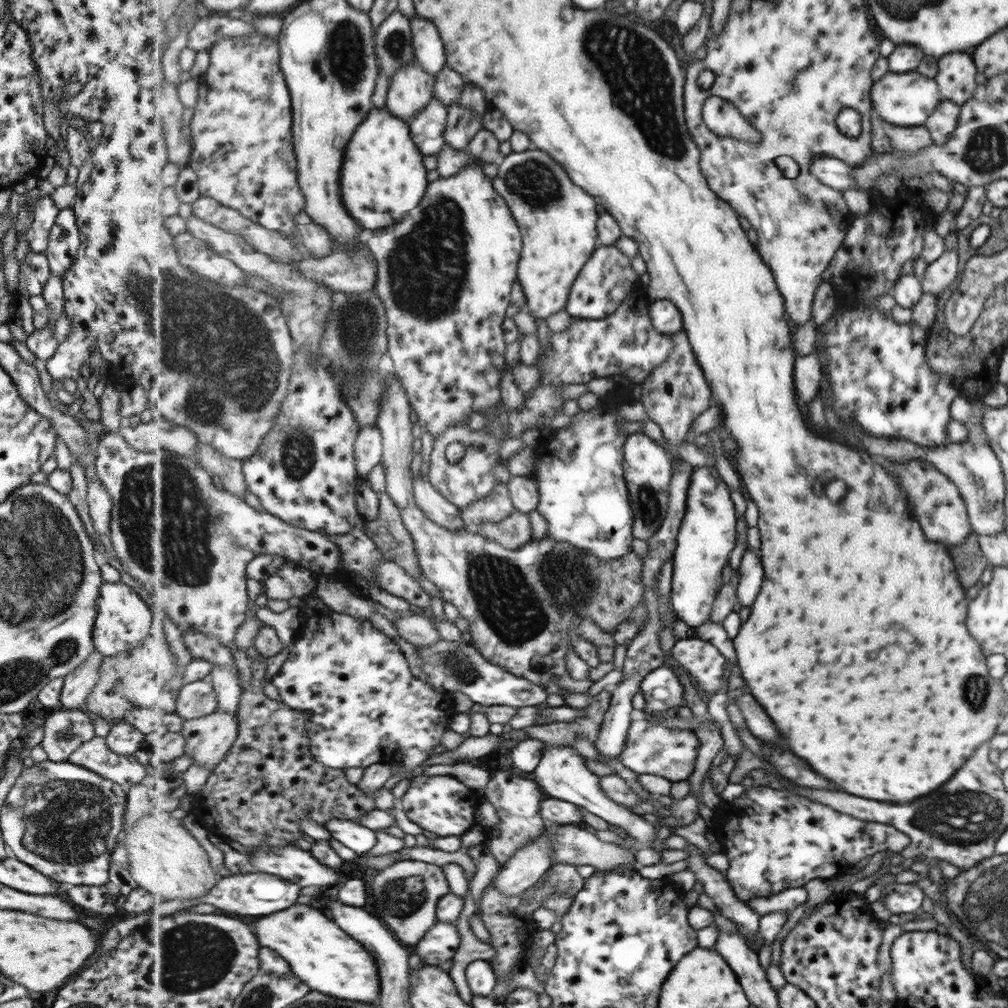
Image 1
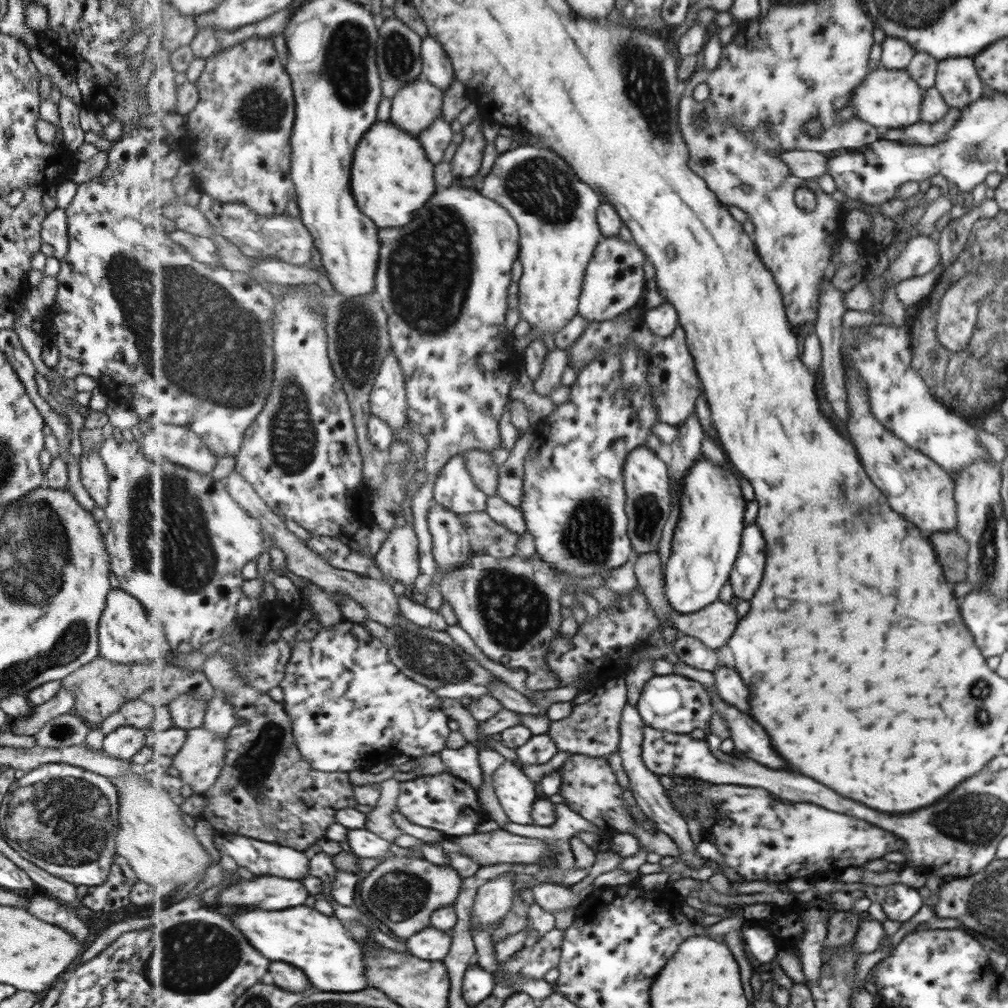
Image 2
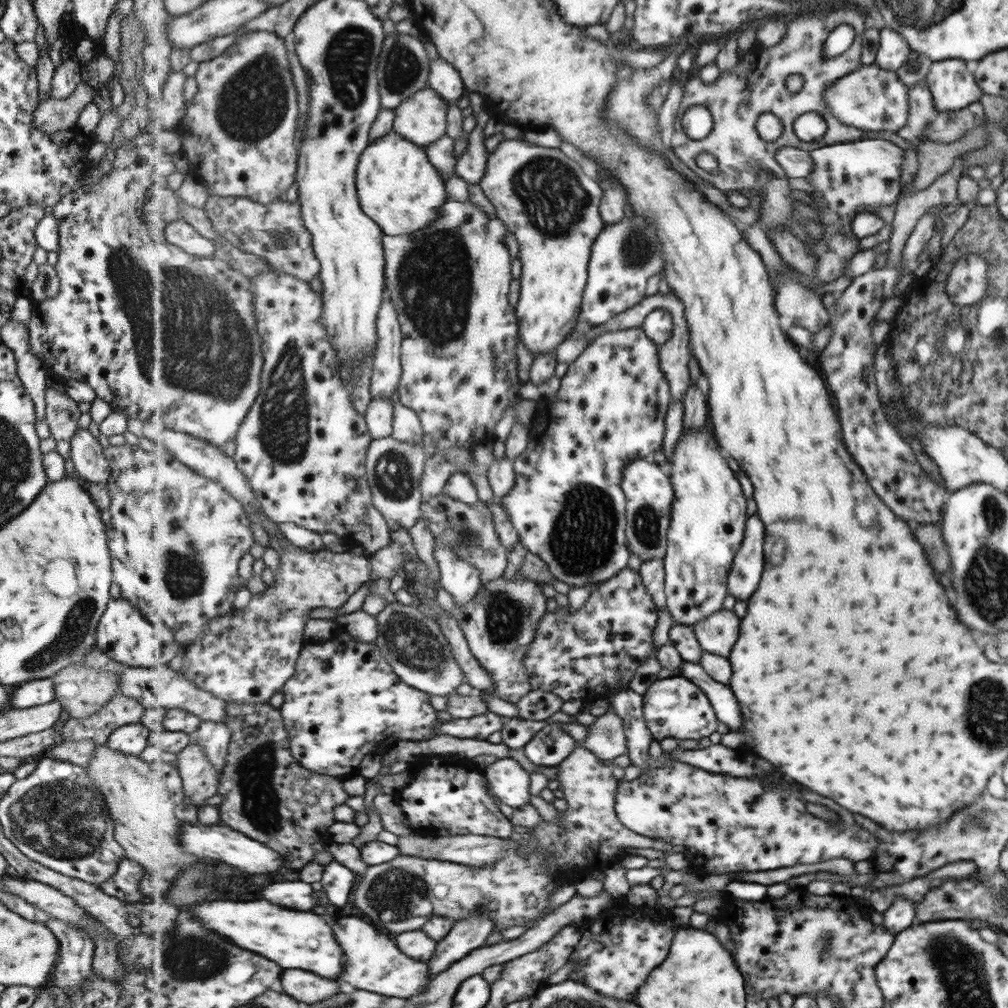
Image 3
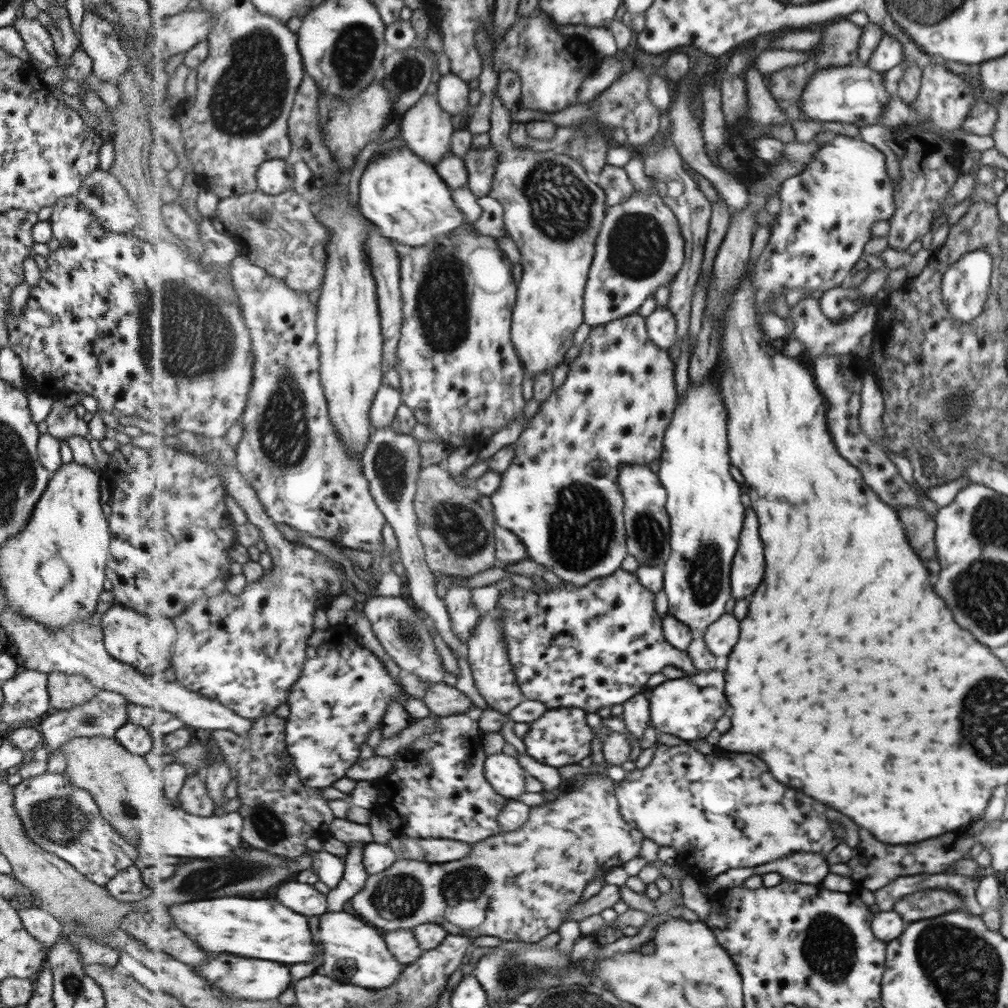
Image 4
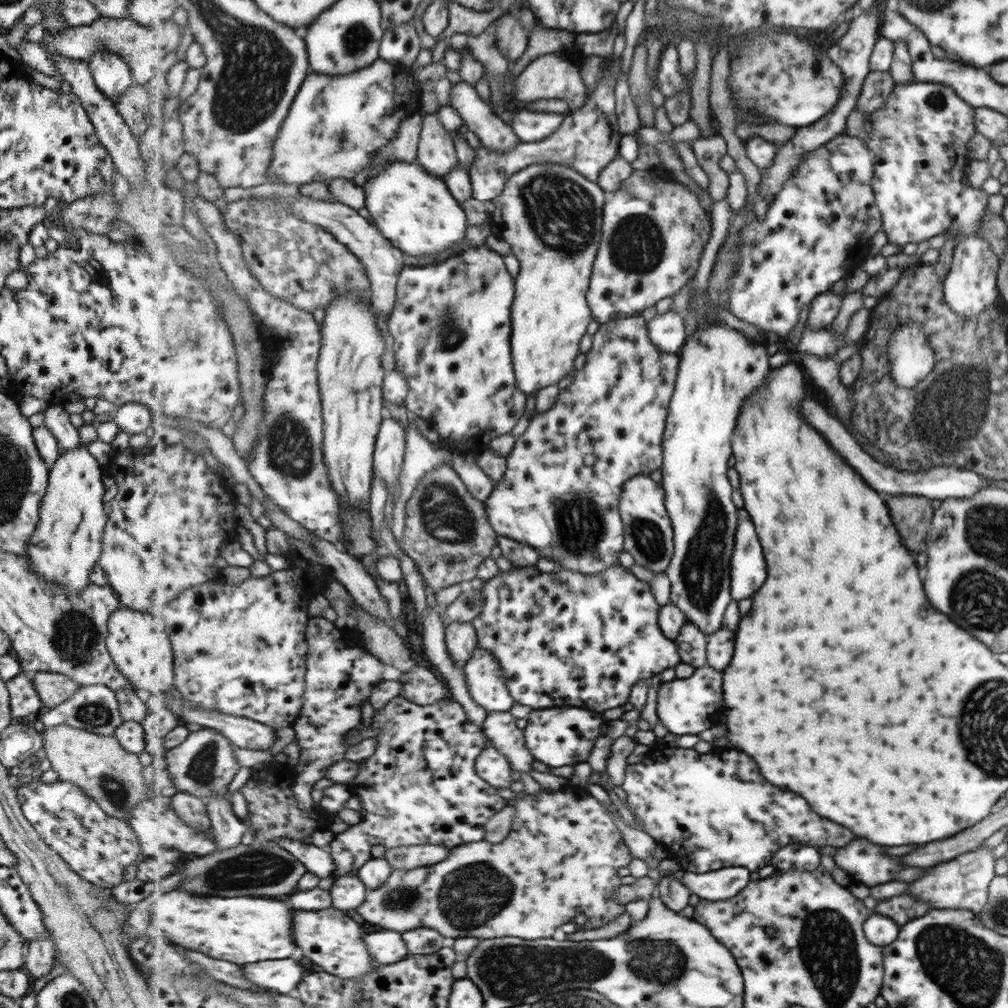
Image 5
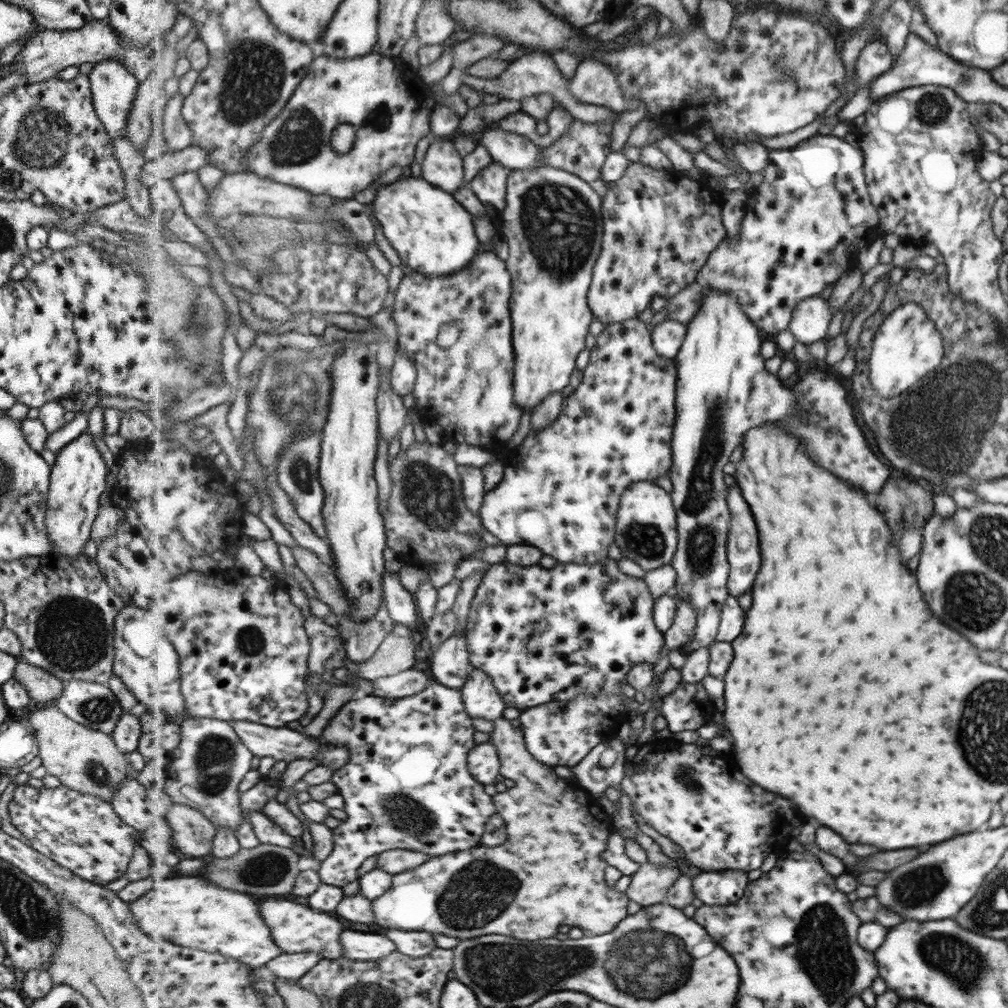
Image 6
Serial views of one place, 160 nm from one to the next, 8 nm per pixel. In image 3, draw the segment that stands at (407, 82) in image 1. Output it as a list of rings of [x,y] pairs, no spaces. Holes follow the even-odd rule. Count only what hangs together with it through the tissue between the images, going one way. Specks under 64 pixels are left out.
[[[430,86],[396,108],[394,131],[425,149],[448,134],[448,102]]]

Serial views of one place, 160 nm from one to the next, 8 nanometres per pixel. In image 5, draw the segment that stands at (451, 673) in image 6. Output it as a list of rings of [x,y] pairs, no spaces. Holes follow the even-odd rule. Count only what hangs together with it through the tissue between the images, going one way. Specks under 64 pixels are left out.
[[[456,620],[446,628],[446,645],[457,668],[464,668],[472,660],[480,644],[478,637],[477,628],[473,627],[472,622]]]

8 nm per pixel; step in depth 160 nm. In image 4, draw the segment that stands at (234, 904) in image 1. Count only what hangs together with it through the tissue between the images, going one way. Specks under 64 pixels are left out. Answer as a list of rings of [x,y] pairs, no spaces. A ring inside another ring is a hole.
[[[287,882],[277,888],[277,900],[285,902],[285,906],[297,910],[305,916],[319,916],[327,912],[327,896],[321,894],[315,886],[302,882]]]

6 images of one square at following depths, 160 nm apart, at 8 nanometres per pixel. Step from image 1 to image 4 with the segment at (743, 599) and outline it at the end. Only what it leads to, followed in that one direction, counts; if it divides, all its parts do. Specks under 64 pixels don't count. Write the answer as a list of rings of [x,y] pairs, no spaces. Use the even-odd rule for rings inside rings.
[[[752,507],[746,510],[745,528],[733,563],[733,596],[741,600],[751,596],[765,578],[763,540],[759,536],[759,522]]]

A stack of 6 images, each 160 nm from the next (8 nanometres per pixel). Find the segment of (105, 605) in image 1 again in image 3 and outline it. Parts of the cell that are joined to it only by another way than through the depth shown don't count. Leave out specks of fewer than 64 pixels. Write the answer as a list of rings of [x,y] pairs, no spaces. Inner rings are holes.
[[[126,599],[107,601],[105,610],[99,617],[95,630],[95,646],[111,660],[118,662],[120,667],[154,667],[176,664],[181,646],[177,642],[175,633],[169,626],[161,623],[147,622],[141,613],[131,606]]]

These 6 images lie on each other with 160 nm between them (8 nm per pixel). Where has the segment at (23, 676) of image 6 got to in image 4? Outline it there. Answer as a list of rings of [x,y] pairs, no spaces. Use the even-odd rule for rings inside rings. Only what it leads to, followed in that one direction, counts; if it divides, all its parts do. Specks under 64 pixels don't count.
[[[46,673],[46,689],[51,710],[65,710],[89,700],[97,688],[81,675]]]

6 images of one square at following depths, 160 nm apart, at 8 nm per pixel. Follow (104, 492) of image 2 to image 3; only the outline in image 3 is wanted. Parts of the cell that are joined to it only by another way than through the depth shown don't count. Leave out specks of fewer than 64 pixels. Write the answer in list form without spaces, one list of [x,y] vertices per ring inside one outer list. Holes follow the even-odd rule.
[[[77,429],[68,442],[69,456],[77,477],[86,485],[105,485],[110,468],[97,439],[87,429]]]

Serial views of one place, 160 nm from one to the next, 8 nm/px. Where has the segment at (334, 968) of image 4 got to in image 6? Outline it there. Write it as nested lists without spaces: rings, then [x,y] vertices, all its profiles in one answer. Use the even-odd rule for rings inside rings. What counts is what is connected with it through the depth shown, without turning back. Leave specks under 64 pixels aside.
[[[267,898],[265,902],[261,902],[261,914],[265,914],[265,922],[269,922],[269,928],[273,930],[273,940],[285,953],[321,953],[325,960],[345,958],[340,938],[347,928],[339,922],[335,912],[313,910],[308,905],[297,904],[291,900]]]

